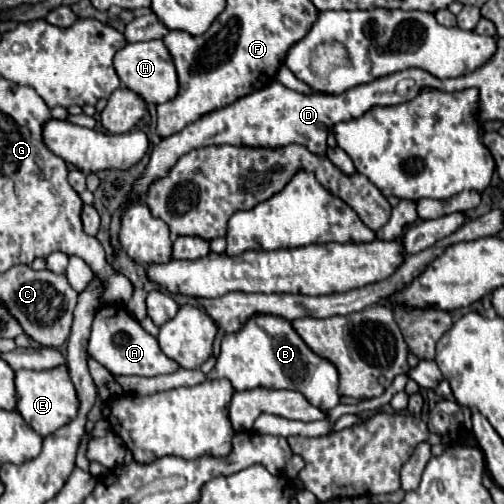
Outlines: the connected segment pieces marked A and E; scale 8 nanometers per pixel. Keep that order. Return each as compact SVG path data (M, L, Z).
M103 306L97 312L89 338L89 356L113 376L159 376L179 370L179 364L161 352L157 338L147 334L125 306Z
M65 364L57 366L55 370L17 370L15 386L17 386L17 396L19 396L17 412L39 436L53 434L57 428L65 426L77 416L79 400L77 400L75 386L71 382L71 376Z

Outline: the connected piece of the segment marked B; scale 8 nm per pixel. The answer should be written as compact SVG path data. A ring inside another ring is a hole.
M257 314L247 326L243 326L243 330L239 330L239 334L227 334L227 338L223 338L221 356L207 374L207 380L215 378L227 378L235 390L263 386L273 390L297 390L321 410L331 410L339 404L335 366L317 356L295 332L291 322L273 314Z

